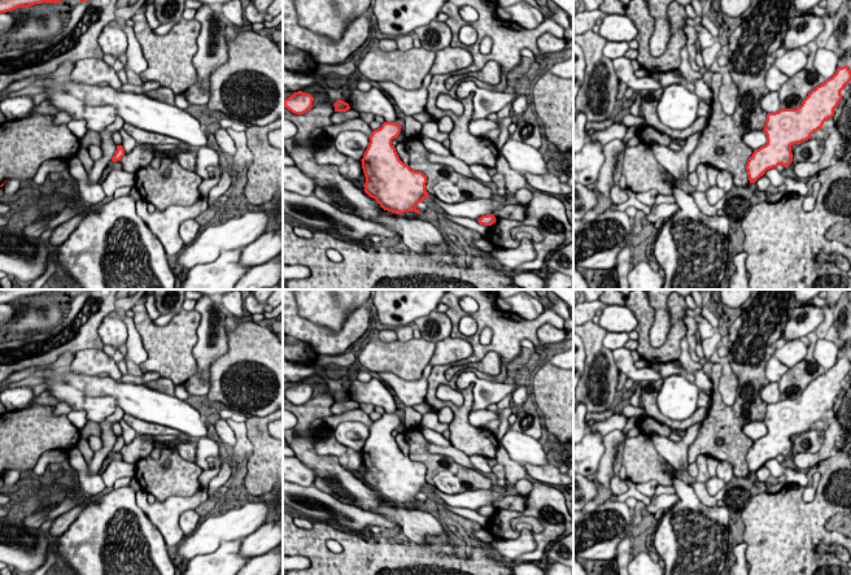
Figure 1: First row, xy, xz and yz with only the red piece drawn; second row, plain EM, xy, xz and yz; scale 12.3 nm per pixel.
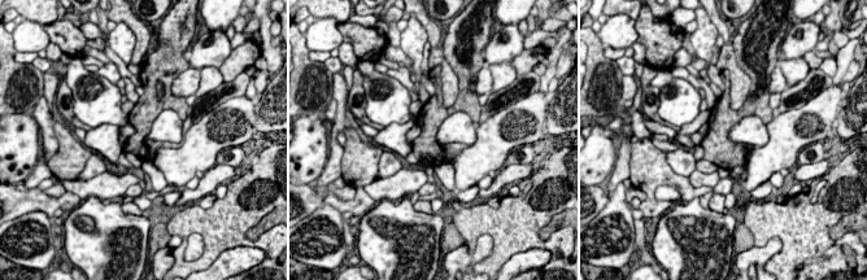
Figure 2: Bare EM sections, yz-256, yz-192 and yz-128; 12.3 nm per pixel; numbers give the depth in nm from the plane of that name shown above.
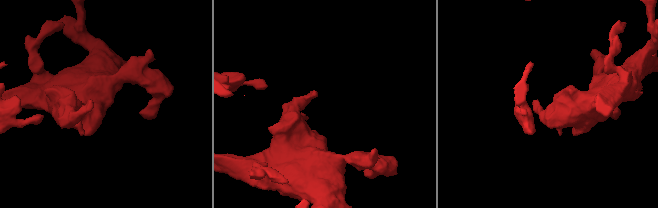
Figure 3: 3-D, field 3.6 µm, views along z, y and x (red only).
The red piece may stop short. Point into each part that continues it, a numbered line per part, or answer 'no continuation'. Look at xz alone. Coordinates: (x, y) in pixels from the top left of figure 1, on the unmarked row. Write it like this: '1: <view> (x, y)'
no continuation

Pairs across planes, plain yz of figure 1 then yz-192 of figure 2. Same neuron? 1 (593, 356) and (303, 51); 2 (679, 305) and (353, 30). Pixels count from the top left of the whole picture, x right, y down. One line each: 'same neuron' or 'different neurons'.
1: same neuron
2: same neuron

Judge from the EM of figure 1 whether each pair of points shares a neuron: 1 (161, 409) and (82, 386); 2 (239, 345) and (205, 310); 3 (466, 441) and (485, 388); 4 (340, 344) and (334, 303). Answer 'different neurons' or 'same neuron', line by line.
1: same neuron
2: different neurons
3: different neurons
4: different neurons

